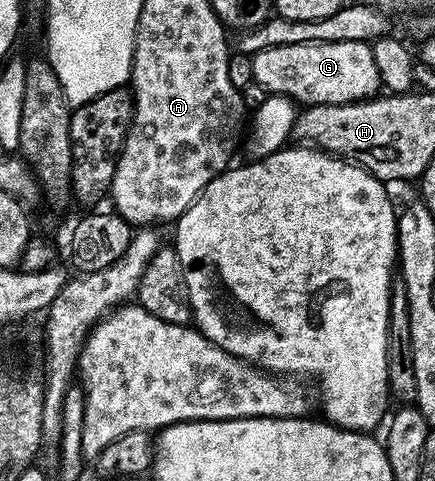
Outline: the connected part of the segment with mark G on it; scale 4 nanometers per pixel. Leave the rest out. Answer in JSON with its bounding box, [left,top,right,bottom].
[252,42,381,106]

